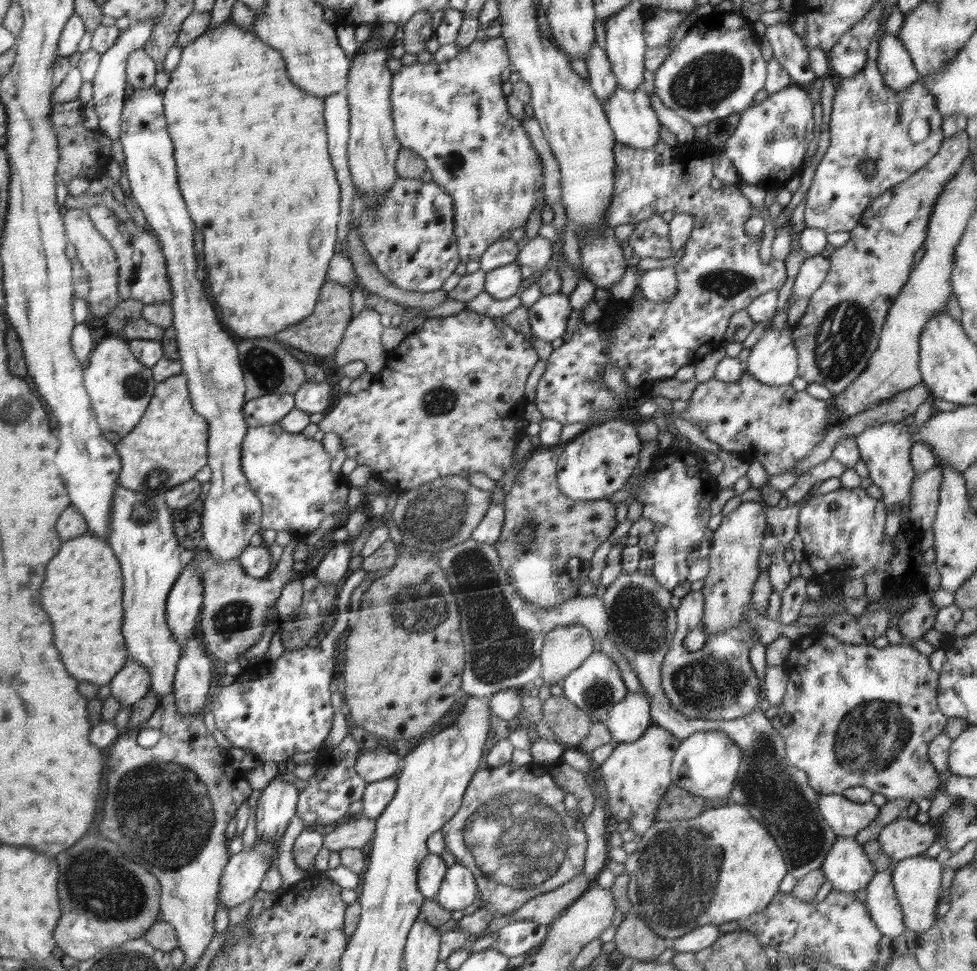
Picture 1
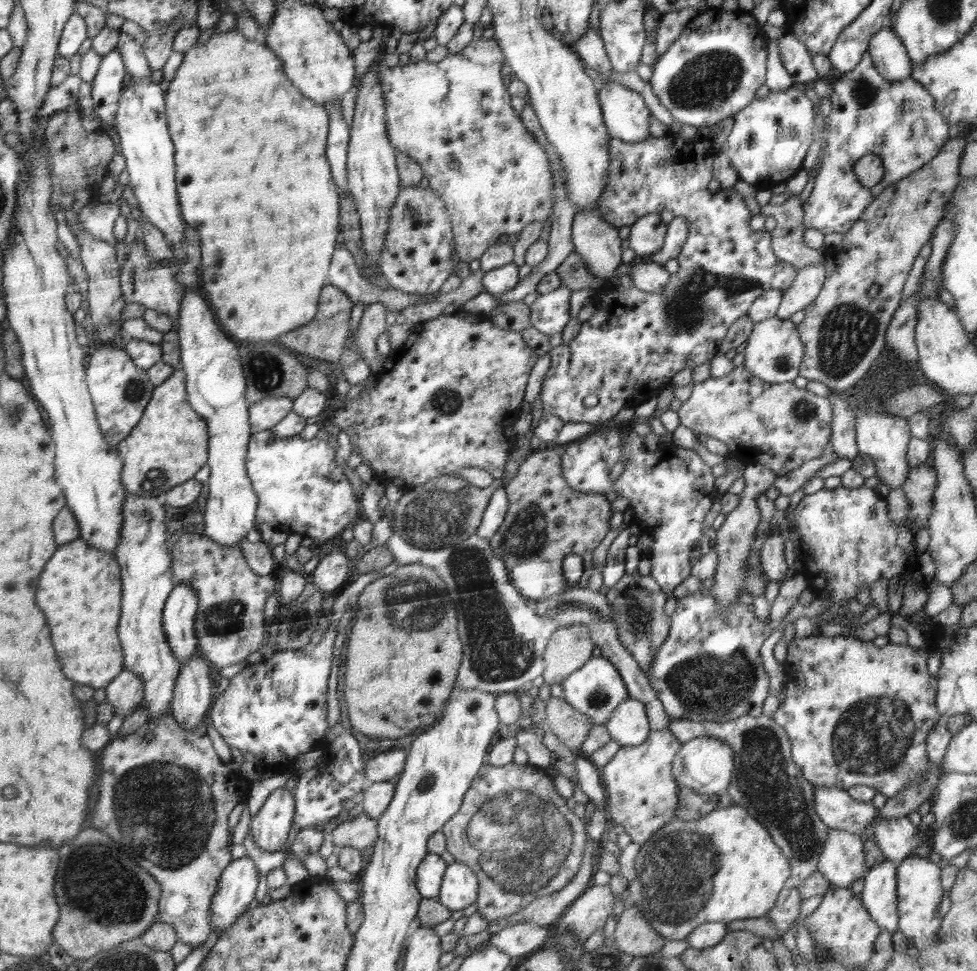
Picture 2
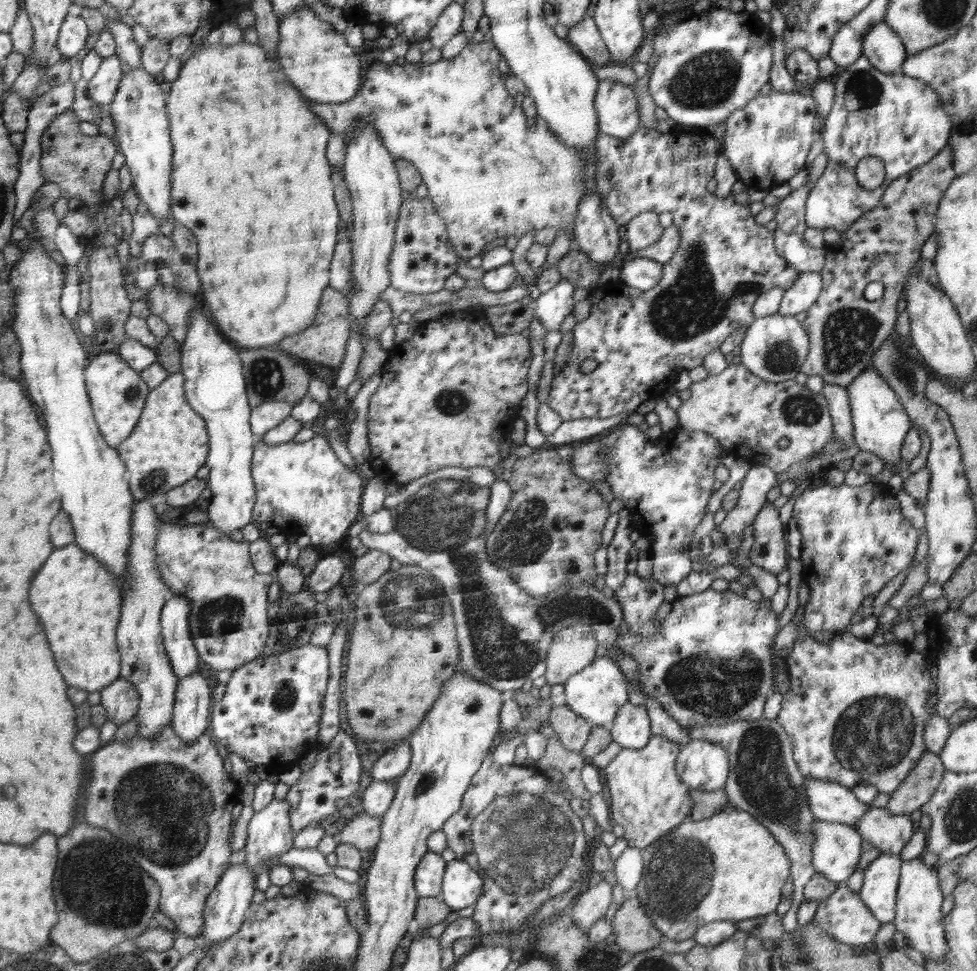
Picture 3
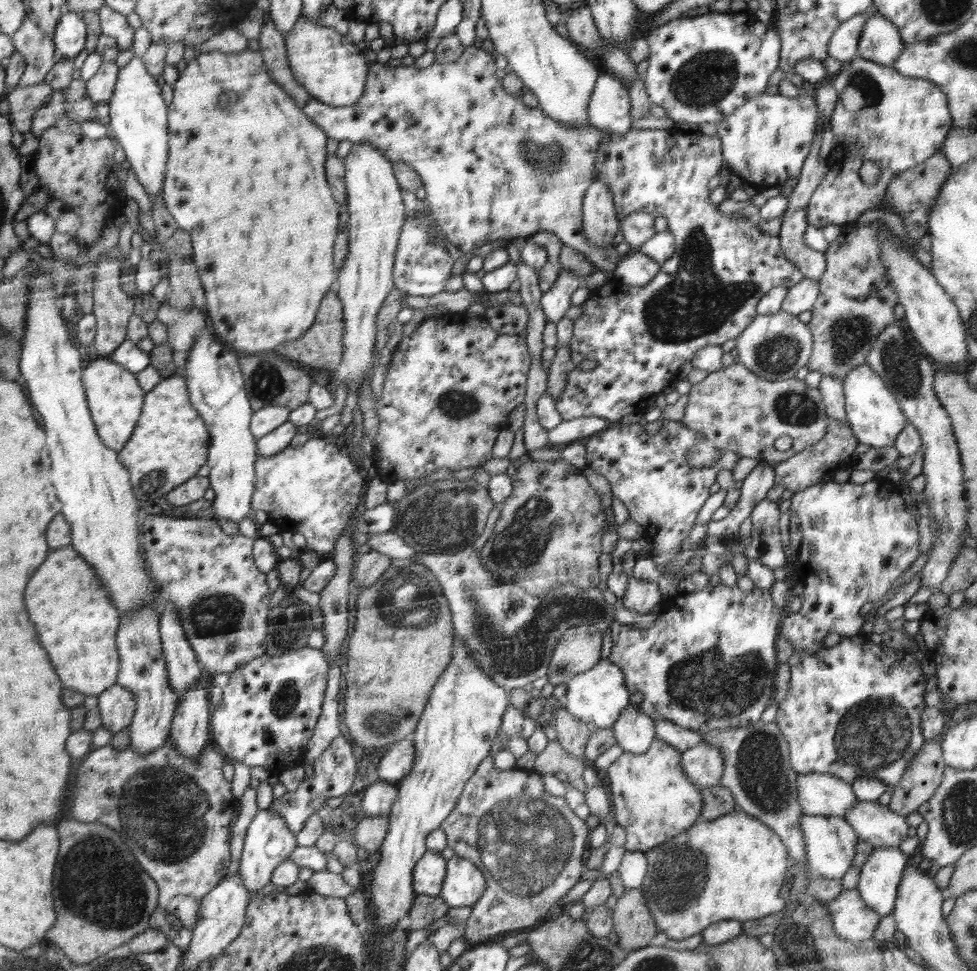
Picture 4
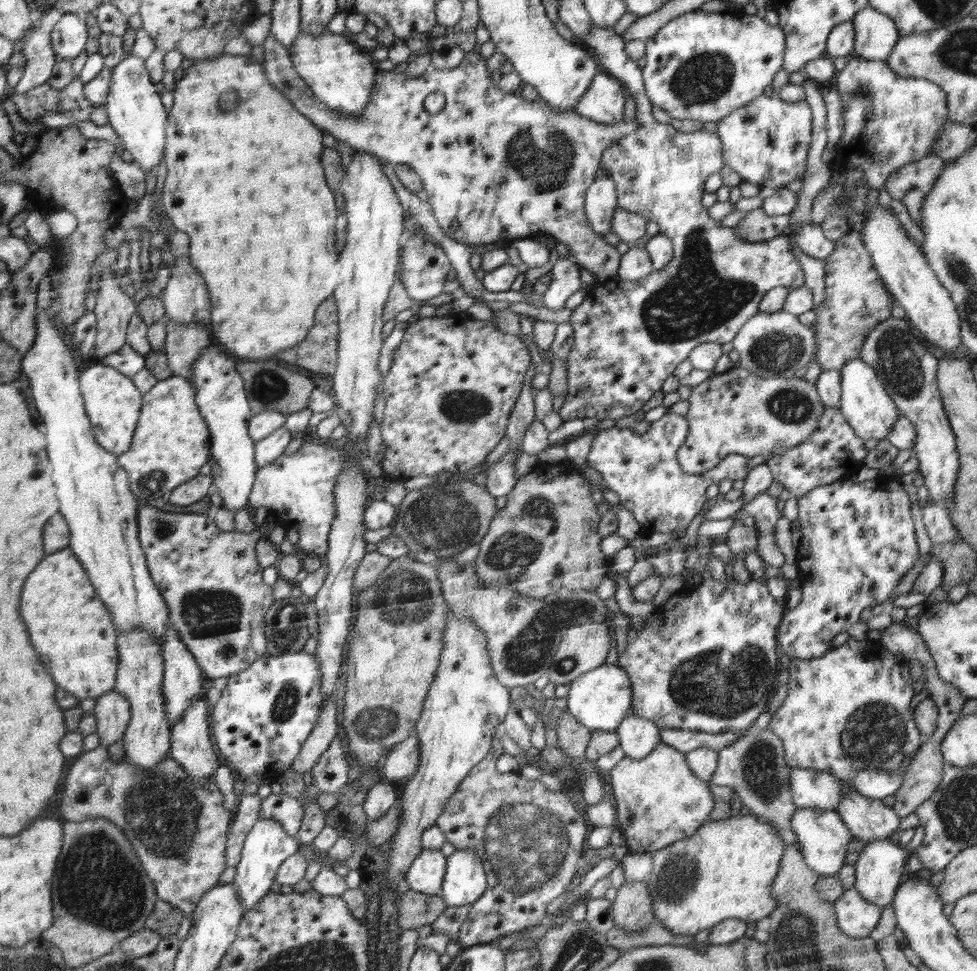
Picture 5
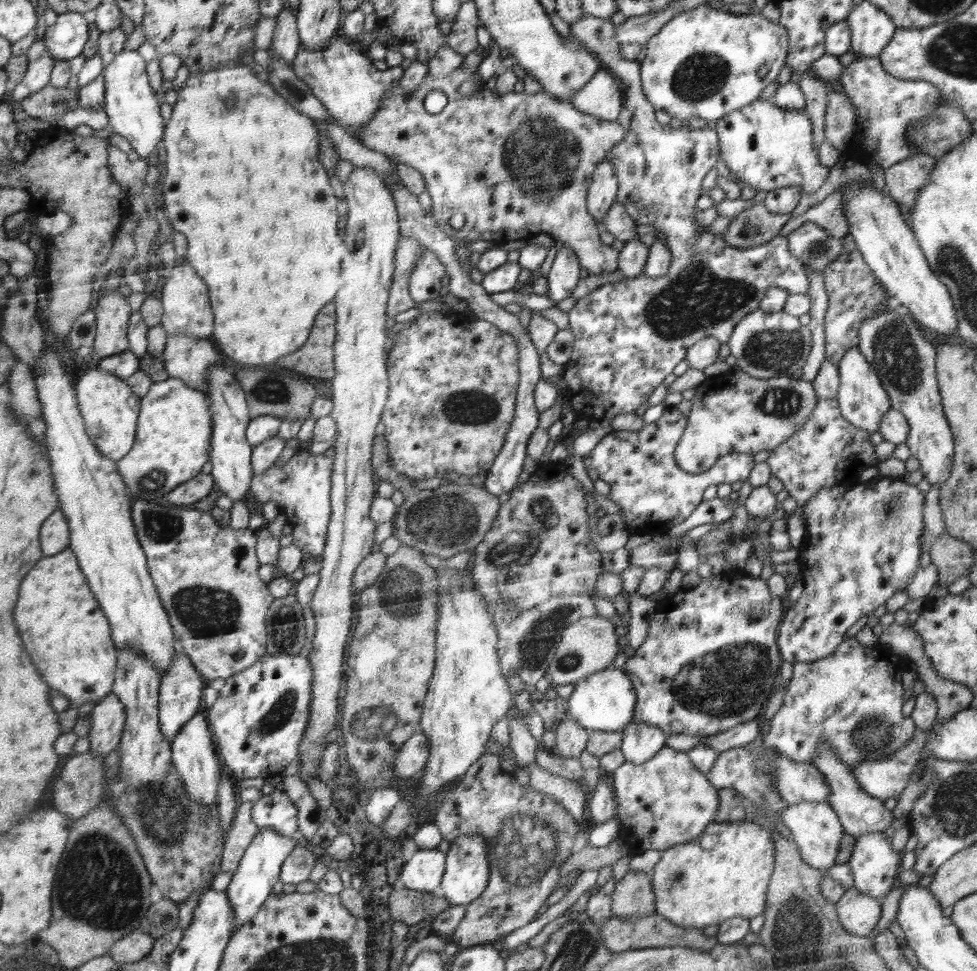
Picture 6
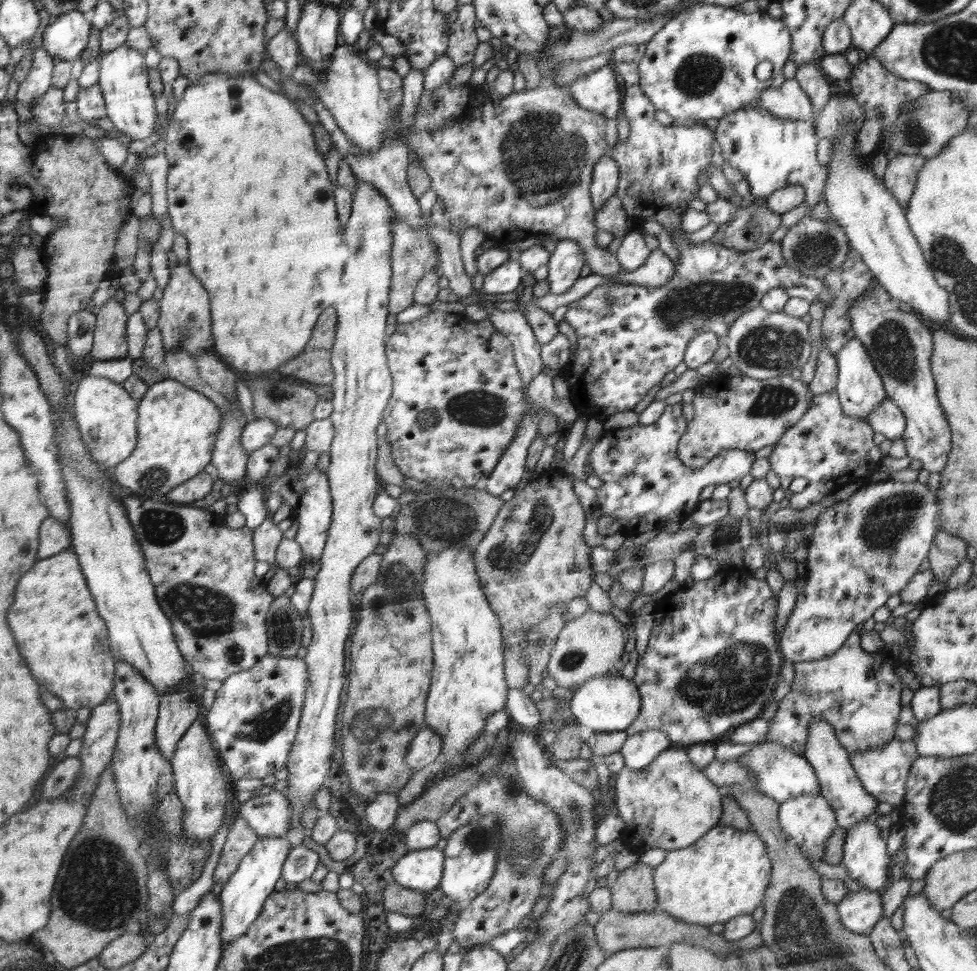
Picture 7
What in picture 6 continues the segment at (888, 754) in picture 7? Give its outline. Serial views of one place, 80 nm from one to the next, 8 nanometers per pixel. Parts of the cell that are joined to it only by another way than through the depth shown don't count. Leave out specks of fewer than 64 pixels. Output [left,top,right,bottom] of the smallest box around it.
[853,729,927,799]

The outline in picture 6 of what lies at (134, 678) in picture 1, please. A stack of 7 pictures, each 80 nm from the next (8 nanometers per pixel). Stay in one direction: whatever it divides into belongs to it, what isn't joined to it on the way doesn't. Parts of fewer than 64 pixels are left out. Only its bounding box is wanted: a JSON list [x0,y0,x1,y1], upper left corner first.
[88,692,128,760]

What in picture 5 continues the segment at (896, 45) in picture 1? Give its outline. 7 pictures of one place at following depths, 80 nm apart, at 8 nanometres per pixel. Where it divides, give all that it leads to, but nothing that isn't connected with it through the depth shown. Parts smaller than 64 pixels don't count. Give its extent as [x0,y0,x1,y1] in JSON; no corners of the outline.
[852,5,899,61]

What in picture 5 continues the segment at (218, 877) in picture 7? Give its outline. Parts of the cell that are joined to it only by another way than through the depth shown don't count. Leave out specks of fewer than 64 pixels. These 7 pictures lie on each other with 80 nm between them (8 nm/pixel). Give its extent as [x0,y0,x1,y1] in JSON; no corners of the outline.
[226,794,261,866]

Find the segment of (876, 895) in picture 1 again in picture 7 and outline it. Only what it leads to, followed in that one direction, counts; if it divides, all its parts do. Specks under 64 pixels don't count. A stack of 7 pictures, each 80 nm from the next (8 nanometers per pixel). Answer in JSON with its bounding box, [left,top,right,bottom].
[842,818,892,892]

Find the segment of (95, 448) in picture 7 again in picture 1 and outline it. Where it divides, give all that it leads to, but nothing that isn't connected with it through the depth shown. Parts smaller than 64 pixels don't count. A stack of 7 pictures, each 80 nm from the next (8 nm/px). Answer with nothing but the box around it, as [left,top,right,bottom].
[85,335,155,444]

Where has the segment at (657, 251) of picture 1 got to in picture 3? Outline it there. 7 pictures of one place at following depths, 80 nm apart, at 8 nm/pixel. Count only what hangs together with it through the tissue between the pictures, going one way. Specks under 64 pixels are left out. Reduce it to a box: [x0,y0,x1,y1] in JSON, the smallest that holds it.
[626,211,664,251]

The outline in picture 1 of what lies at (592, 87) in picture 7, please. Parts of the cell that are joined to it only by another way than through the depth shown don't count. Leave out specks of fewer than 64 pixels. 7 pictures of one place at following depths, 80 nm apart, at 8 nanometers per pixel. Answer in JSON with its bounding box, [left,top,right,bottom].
[605,86,660,149]

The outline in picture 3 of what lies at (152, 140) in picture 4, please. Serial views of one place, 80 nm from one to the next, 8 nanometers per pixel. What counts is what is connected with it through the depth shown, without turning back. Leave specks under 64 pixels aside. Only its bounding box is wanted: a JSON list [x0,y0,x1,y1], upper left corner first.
[108,66,173,222]

